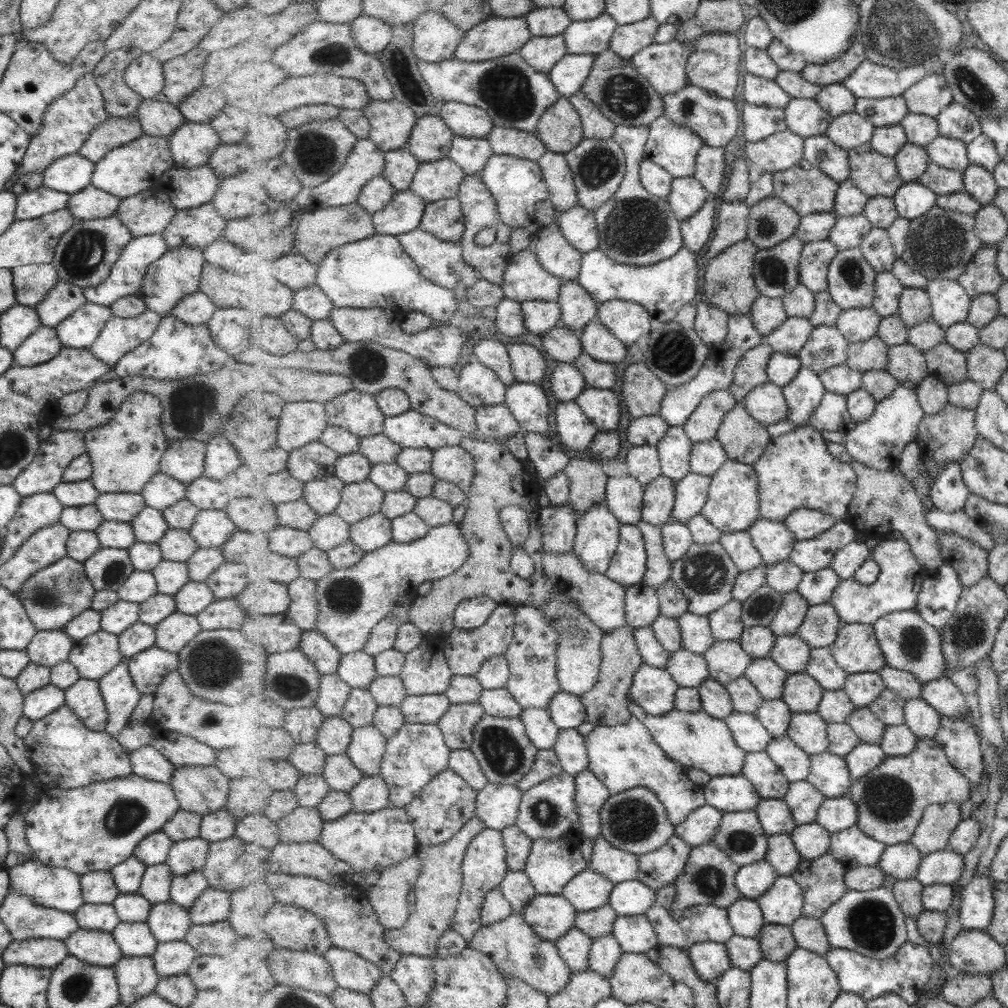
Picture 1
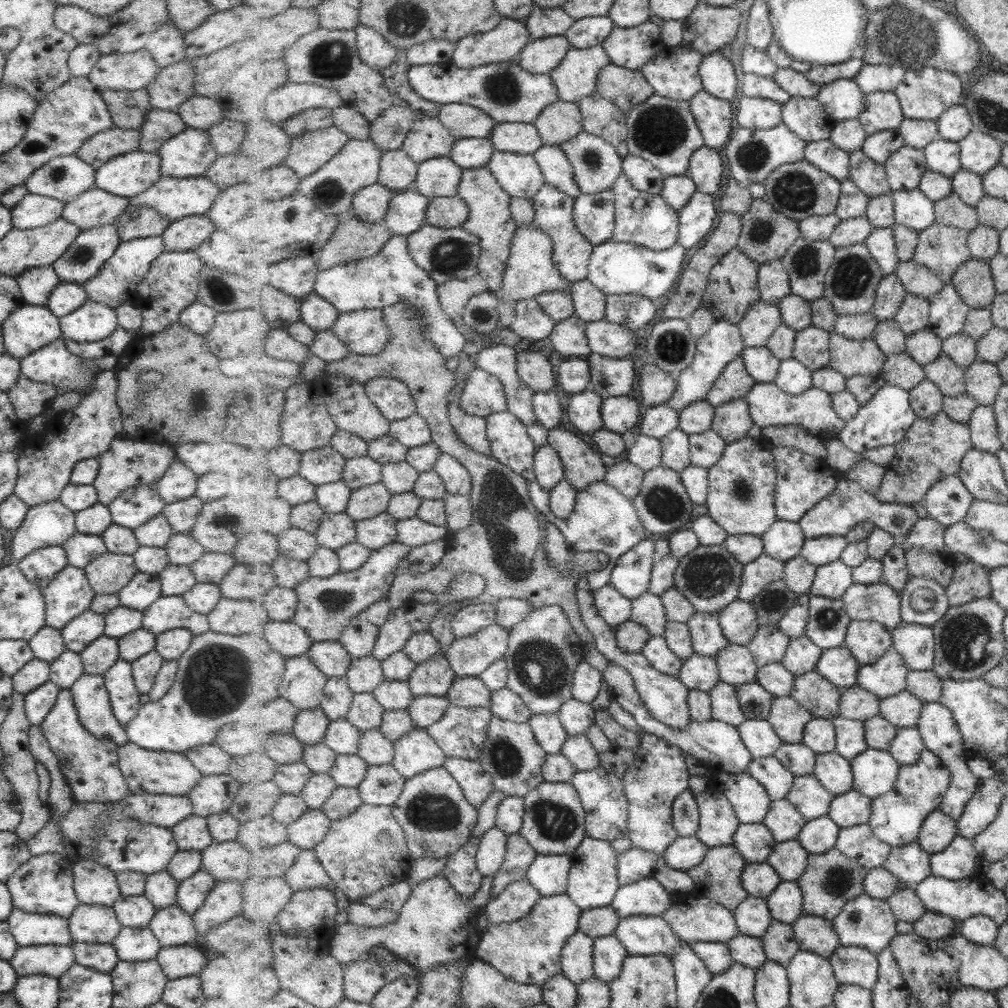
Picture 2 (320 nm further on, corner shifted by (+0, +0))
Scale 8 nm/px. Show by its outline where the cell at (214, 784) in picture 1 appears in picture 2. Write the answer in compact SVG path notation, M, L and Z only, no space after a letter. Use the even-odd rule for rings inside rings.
M203 775L187 794L191 802L191 812L195 816L209 816L229 809L237 797L240 783L228 775Z

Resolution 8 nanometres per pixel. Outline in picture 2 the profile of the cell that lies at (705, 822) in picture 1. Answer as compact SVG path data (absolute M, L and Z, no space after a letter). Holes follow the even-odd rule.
M713 785L697 797L700 827L696 837L708 847L733 845L741 822L731 802Z

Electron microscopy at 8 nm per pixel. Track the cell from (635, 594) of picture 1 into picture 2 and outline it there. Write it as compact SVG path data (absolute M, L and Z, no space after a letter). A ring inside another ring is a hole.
M650 591L633 600L632 618L642 624L652 636L664 636L668 618L662 597Z

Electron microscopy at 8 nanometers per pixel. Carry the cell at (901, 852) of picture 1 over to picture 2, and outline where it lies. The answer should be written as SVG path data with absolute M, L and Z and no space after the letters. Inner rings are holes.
M918 842L892 847L885 869L909 886L932 876L931 855Z

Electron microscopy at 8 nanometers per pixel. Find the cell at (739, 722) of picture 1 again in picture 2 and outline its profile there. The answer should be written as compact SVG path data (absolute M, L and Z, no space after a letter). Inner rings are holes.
M747 719L738 729L743 743L750 750L754 759L774 756L782 746L782 738L775 733L769 720Z

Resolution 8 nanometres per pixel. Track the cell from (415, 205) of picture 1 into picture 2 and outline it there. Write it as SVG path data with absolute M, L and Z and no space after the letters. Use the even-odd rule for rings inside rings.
M413 188L395 192L385 218L386 225L393 234L408 237L427 223L430 201L430 197Z

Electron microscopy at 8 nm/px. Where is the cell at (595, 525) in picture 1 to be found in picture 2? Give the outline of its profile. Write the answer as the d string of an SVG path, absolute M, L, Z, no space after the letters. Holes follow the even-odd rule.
M537 479L528 482L528 485L531 500L534 501L538 511L550 522L559 526L559 531L565 535L566 541L574 550L584 553L605 553L609 558L609 563L605 568L592 570L587 574L590 588L599 589L610 584L612 572L618 565L619 559L634 546L647 539L647 531L634 501L627 498L622 492L619 492L618 488L615 488L615 485L609 484L607 481L597 481L591 483L585 490L579 490L573 515L568 519L560 519L555 516L550 507L550 491L543 488Z

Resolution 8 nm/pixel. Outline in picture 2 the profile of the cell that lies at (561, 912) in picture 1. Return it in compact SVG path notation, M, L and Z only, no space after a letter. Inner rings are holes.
M566 892L542 896L527 917L515 922L489 924L474 954L511 980L542 987L552 976L562 972L562 950L569 938L580 930L582 911Z

